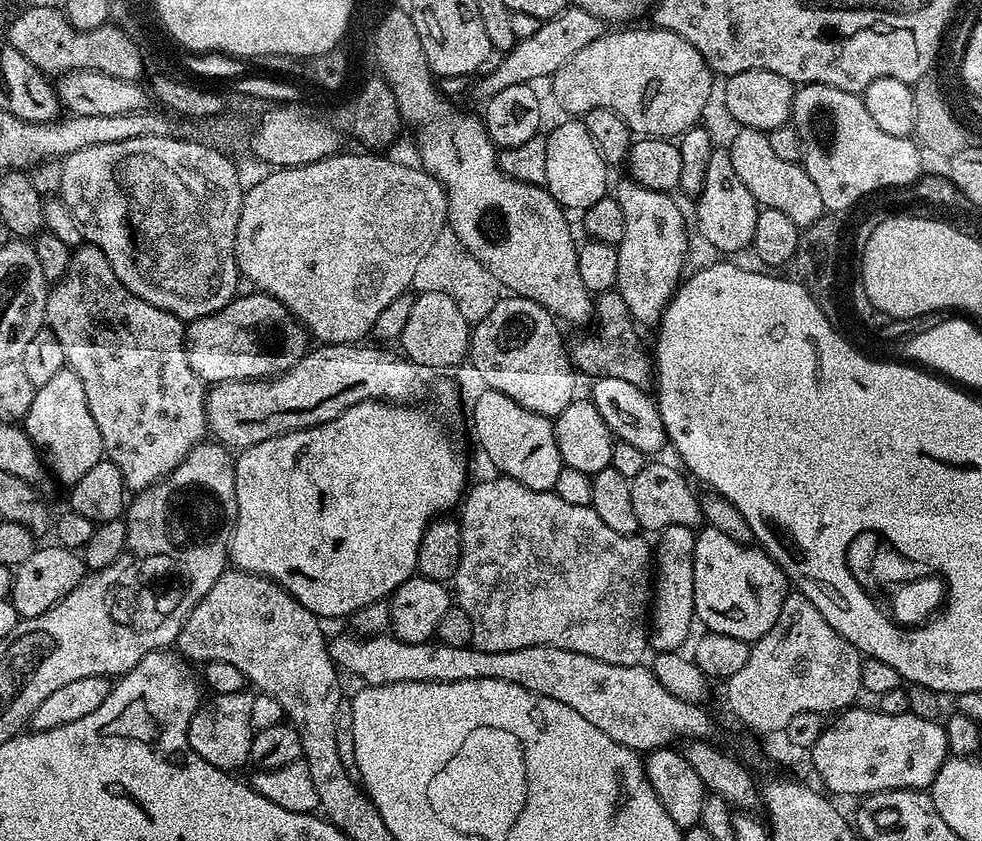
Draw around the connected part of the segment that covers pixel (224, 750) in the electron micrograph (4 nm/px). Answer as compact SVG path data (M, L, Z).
M245 690L238 694L213 695L212 700L205 699L200 708L190 718L188 727L188 745L202 759L210 762L218 770L229 774L235 773L235 768L247 765L250 761L250 746L254 729L250 722L250 709L254 707L253 693Z

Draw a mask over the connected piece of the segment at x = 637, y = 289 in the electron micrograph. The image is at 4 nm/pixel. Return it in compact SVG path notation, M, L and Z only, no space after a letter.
M624 178L620 189L617 192L615 189L614 197L625 215L625 230L616 245L616 288L626 301L633 320L659 321L685 275L684 255L688 252L688 228L684 225L684 212L672 201L673 197L669 193L650 190L631 178Z

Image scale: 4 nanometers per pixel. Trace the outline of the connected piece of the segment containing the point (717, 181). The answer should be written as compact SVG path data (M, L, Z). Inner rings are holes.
M727 148L715 149L709 158L704 185L695 204L696 224L706 243L713 244L720 252L740 252L751 245L760 208L750 190L746 190L742 178L738 178Z

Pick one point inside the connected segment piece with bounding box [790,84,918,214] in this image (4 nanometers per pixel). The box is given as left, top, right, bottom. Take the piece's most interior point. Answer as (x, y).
(846, 154)

